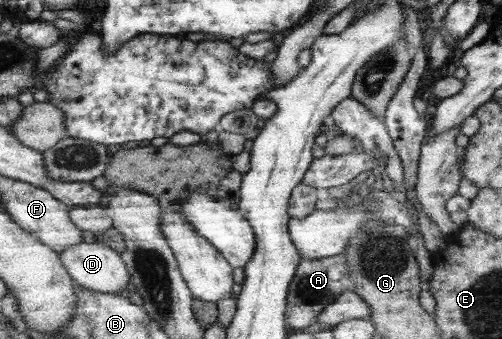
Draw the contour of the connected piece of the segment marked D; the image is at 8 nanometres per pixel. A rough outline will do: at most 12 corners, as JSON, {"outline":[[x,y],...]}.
{"outline":[[102,241],[65,249],[79,286],[120,293],[132,280],[122,254]]}

